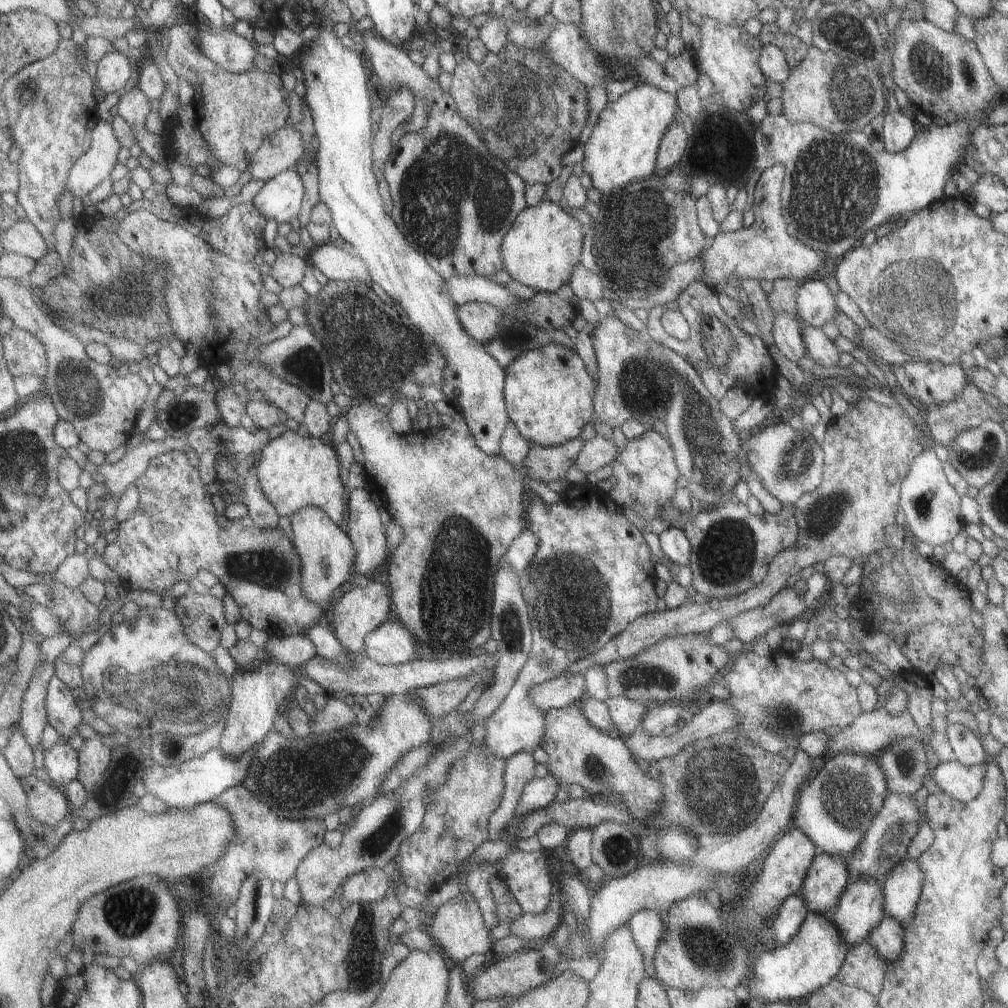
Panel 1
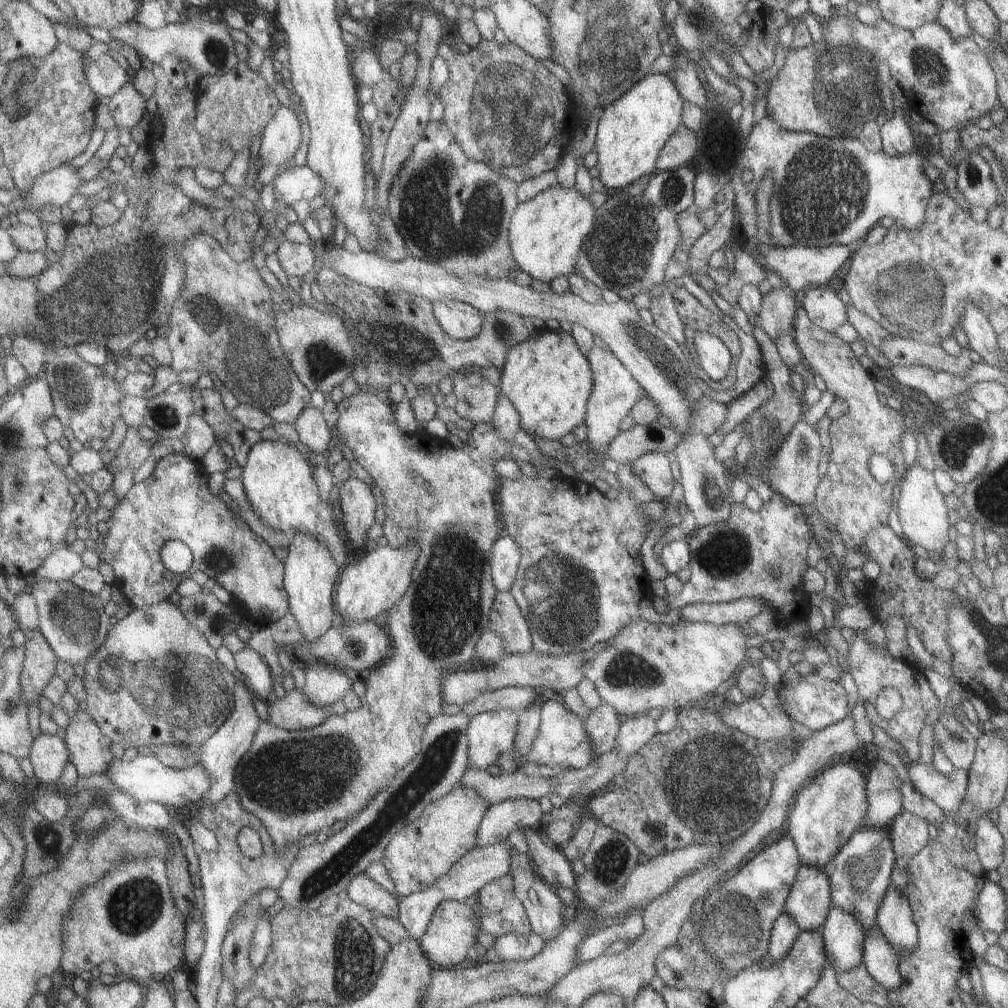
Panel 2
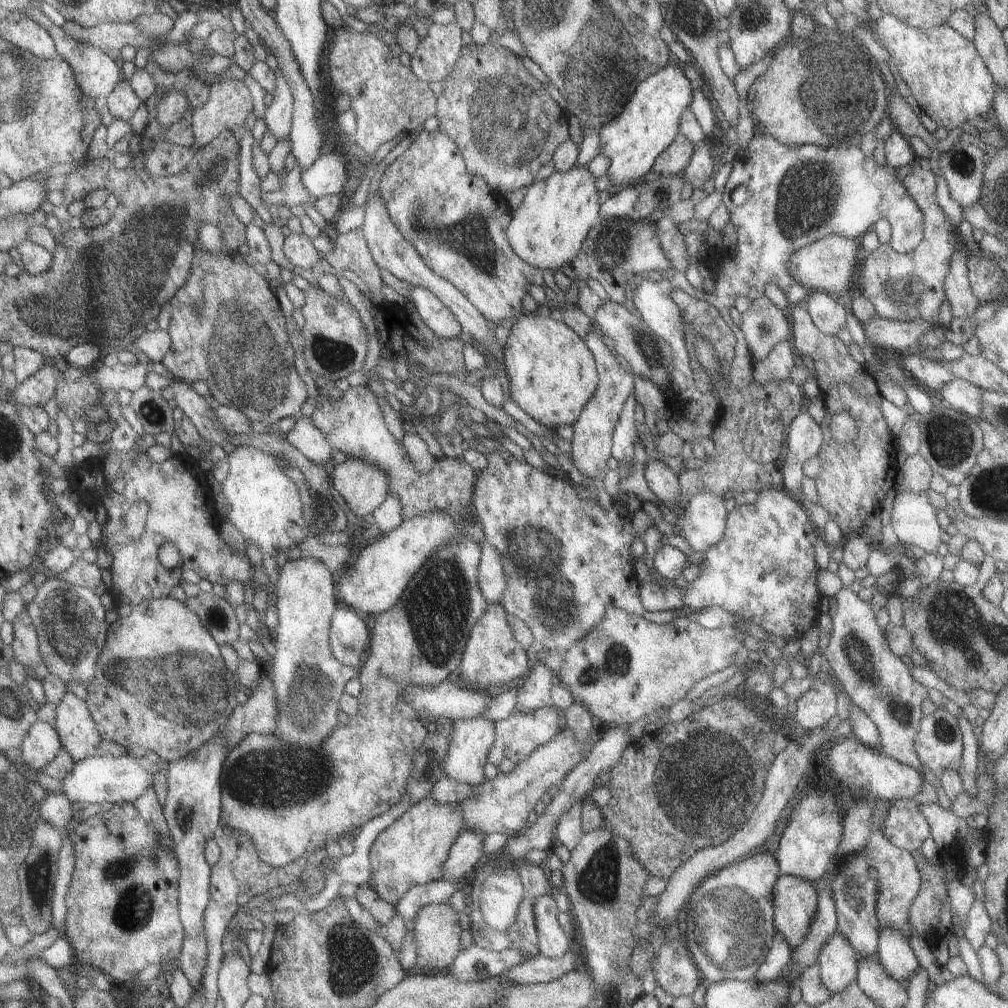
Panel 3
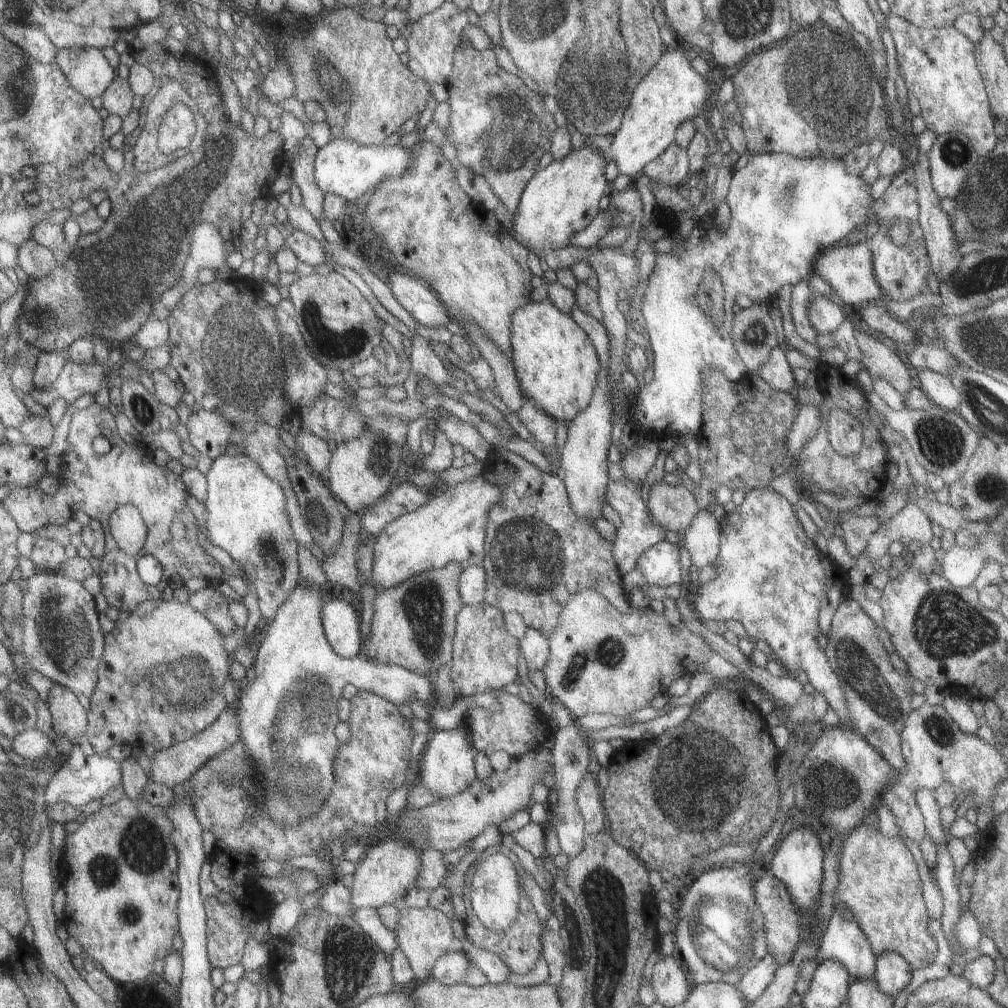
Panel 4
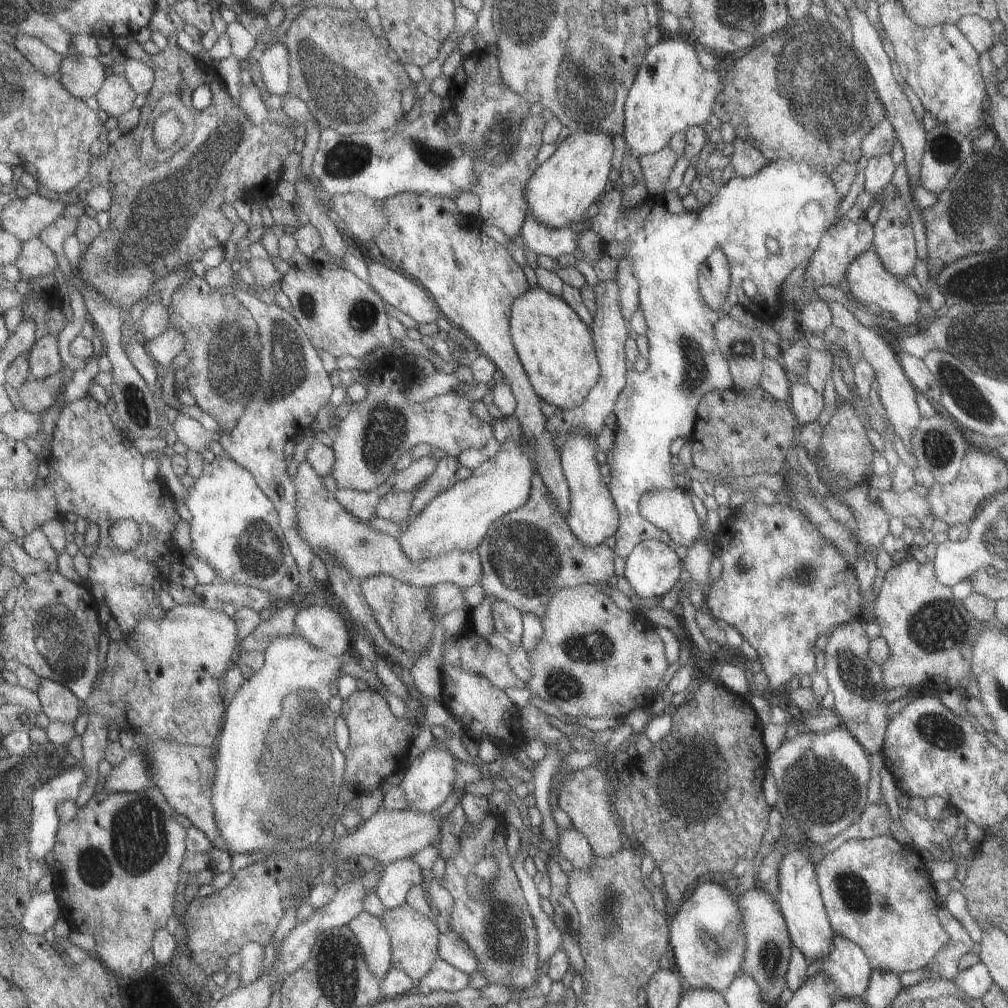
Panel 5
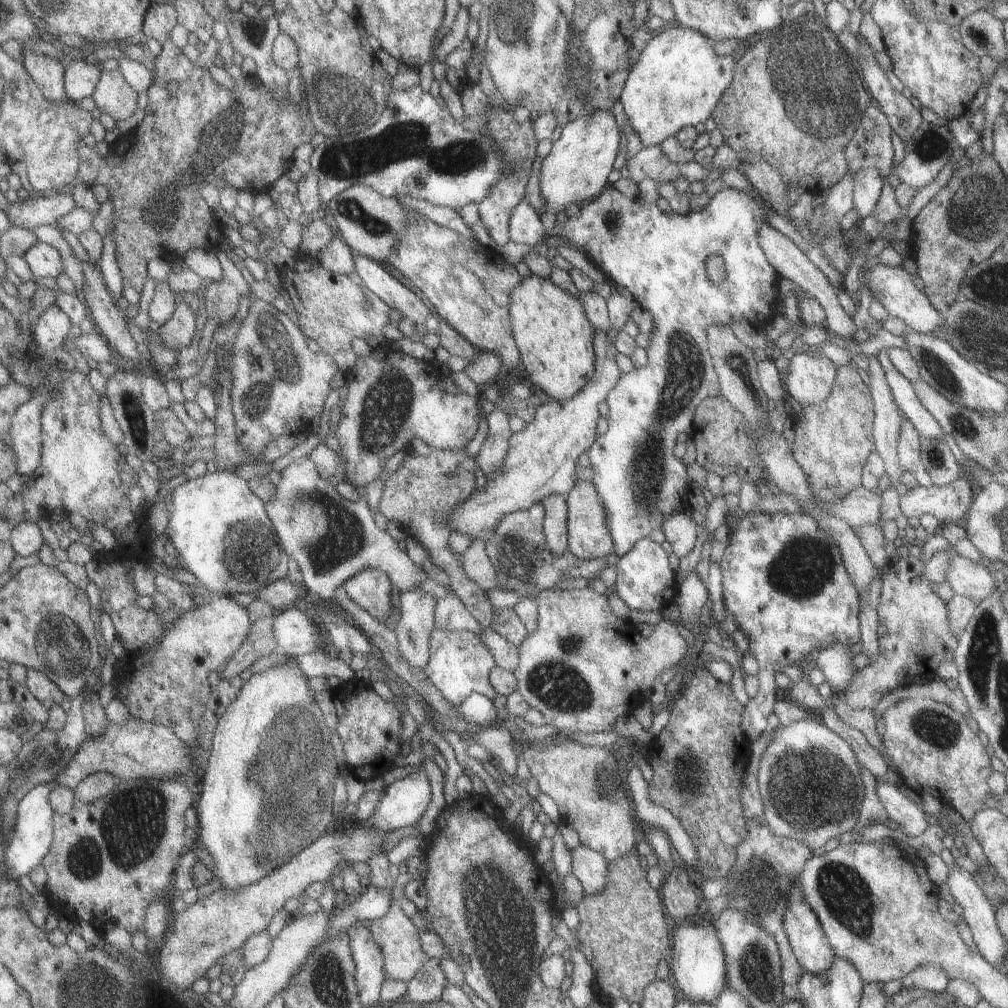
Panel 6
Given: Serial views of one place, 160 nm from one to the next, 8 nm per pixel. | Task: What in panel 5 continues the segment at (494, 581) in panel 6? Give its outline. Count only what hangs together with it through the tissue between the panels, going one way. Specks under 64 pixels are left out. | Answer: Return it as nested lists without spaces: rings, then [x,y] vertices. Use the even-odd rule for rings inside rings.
[[[309,460],[299,463],[292,479],[297,497],[297,530],[321,561],[333,556],[339,566],[345,566],[361,580],[384,573],[417,588],[429,588],[438,583],[459,584],[465,588],[479,584],[482,580],[483,566],[475,550],[455,550],[440,558],[415,562],[405,554],[397,537],[374,530],[369,522],[361,522],[357,516],[353,516],[339,502],[335,492],[325,488],[322,479]]]

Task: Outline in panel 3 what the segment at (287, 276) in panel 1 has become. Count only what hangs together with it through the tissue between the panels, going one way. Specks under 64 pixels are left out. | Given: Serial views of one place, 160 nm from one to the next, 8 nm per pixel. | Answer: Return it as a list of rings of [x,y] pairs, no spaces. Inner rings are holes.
[[[292,233],[286,238],[283,252],[294,268],[312,269],[315,264],[324,259],[320,251],[313,245],[313,239],[304,233]]]

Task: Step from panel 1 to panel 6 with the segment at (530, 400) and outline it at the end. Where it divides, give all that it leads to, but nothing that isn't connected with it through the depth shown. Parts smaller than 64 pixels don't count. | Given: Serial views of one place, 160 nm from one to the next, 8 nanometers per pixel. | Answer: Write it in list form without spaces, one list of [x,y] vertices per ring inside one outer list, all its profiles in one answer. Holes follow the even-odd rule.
[[[530,275],[521,281],[517,290],[513,290],[513,306],[508,306],[508,317],[513,318],[512,337],[517,338],[520,361],[523,370],[527,372],[526,383],[558,401],[567,400],[579,392],[589,382],[594,369],[592,340],[595,330],[588,323],[581,303],[574,296],[553,284],[549,278]]]

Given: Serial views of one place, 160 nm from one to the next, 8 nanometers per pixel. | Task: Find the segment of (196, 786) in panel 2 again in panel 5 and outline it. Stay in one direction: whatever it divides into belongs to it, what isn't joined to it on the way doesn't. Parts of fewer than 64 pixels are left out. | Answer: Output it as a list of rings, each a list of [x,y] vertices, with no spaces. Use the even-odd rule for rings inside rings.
[[[75,766],[60,776],[53,778],[41,788],[37,788],[31,796],[32,822],[29,826],[29,860],[44,860],[51,850],[57,845],[57,832],[60,830],[61,822],[58,814],[58,807],[69,799],[76,800],[81,793],[81,788],[85,785],[85,770],[81,766]]]

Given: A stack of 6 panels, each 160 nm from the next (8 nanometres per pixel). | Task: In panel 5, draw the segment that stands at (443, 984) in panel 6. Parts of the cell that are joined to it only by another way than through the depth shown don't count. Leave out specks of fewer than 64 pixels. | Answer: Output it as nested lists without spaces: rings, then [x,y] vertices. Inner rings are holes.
[[[438,959],[429,974],[415,984],[414,991],[419,994],[457,992],[467,987],[467,980],[465,972],[457,970],[445,960]]]

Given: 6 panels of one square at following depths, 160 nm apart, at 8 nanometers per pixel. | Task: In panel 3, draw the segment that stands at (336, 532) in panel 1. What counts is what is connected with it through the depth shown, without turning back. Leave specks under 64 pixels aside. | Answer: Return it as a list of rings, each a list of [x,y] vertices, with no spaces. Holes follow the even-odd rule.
[[[305,558],[305,560],[293,560],[286,562],[285,566],[283,566],[283,570],[281,570],[279,578],[274,586],[274,591],[277,595],[277,609],[278,609],[278,618],[277,629],[272,633],[272,644],[275,646],[275,652],[271,655],[270,661],[271,664],[268,664],[267,667],[263,668],[264,672],[267,673],[267,676],[271,678],[271,682],[273,682],[273,688],[275,688],[275,698],[277,698],[277,708],[279,708],[279,712],[277,712],[277,728],[273,730],[273,736],[277,736],[277,738],[283,738],[285,742],[289,742],[289,744],[299,744],[299,746],[309,746],[309,748],[319,748],[319,746],[323,746],[325,740],[329,738],[333,734],[333,730],[337,730],[339,728],[339,720],[337,719],[337,714],[339,710],[339,700],[341,700],[341,696],[345,693],[345,686],[351,682],[351,680],[360,678],[362,664],[352,666],[341,664],[335,656],[332,654],[332,647],[329,642],[331,641],[331,629],[332,629],[332,619],[333,614],[336,613],[337,608],[340,604],[340,601],[337,601],[337,596],[335,596],[335,579],[333,578],[335,574],[323,562],[319,562],[319,560],[313,560],[313,558]]]

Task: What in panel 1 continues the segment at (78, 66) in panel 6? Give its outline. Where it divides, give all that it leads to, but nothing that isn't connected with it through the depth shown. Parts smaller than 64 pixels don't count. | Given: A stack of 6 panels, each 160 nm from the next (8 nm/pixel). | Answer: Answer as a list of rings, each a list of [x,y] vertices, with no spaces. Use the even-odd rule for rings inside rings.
[[[115,50],[115,52],[109,52],[98,63],[95,74],[96,84],[107,95],[114,92],[121,93],[127,88],[127,82],[134,74],[129,59],[129,56]]]

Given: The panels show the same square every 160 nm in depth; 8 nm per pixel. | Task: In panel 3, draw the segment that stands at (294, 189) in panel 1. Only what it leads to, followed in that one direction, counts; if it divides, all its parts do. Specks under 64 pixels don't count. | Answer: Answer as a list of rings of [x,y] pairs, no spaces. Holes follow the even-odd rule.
[[[339,149],[327,151],[301,176],[301,182],[317,199],[339,195],[347,182],[347,159],[347,155],[340,153]]]

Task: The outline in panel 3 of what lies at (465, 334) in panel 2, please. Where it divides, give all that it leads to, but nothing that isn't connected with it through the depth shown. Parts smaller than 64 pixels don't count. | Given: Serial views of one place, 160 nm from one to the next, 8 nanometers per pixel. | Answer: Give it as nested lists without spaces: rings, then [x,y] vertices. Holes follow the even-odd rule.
[[[413,285],[411,290],[411,302],[418,310],[423,321],[439,337],[458,338],[463,328],[457,322],[456,315],[431,290]]]

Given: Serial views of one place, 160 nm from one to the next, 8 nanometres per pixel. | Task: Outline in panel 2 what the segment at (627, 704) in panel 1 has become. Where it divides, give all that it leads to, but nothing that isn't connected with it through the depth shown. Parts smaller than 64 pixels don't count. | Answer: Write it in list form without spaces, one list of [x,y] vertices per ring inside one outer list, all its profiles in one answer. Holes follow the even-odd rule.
[[[600,703],[582,722],[594,753],[599,756],[614,749],[623,718],[611,706]]]

